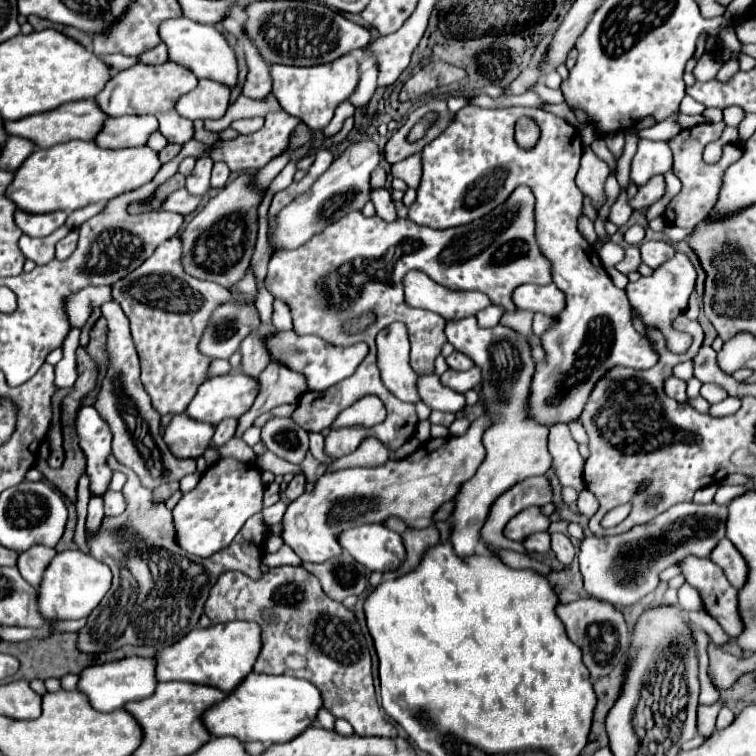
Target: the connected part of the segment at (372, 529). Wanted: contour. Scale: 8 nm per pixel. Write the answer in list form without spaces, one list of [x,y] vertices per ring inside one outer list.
[[[358,525],[354,529],[346,529],[338,541],[342,549],[370,571],[394,571],[406,559],[402,537],[384,525]]]

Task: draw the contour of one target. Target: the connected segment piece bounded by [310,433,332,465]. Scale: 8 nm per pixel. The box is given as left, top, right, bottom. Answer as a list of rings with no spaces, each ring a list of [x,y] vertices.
[[[312,433],[312,435],[310,435],[310,453],[312,453],[318,461],[322,461],[322,463],[326,465],[326,463],[330,463],[332,459],[328,459],[328,457],[322,453],[322,445],[324,445],[324,437],[322,437],[320,433]]]

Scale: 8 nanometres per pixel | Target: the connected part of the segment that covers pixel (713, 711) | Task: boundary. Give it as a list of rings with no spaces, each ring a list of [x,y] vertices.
[[[716,703],[716,705],[698,705],[698,735],[700,737],[710,737],[714,733],[714,723],[716,723],[716,715],[718,715],[718,709],[722,705]]]

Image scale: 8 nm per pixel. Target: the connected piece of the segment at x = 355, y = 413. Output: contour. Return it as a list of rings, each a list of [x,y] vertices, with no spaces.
[[[366,395],[366,397],[358,399],[354,405],[346,407],[342,413],[338,413],[338,417],[330,425],[330,429],[340,429],[340,427],[348,427],[348,425],[372,427],[384,419],[386,419],[384,403],[374,395]]]

